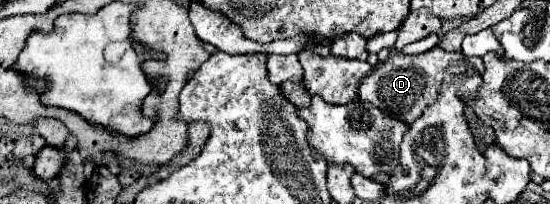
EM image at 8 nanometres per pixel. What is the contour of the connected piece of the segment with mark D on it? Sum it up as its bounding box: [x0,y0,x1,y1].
[358,47,464,123]

